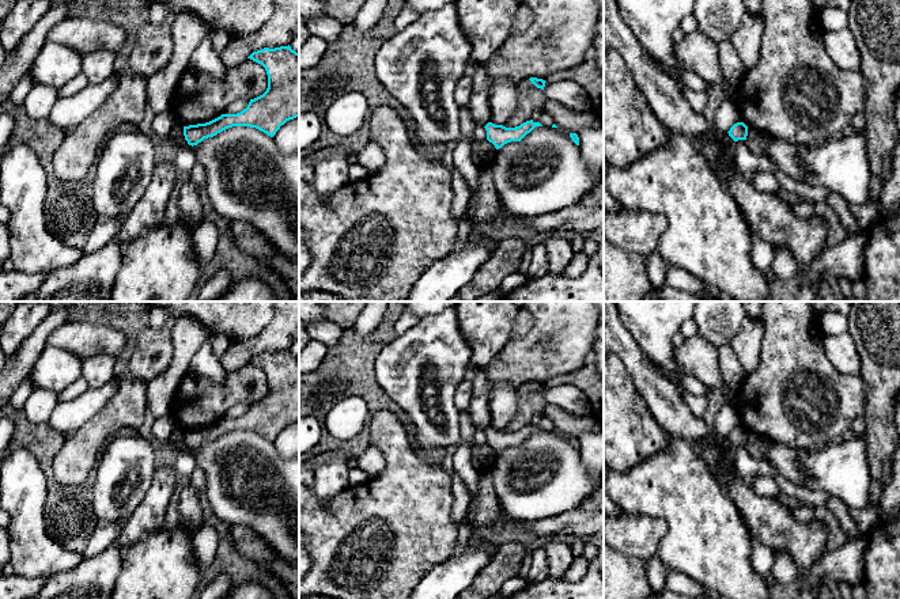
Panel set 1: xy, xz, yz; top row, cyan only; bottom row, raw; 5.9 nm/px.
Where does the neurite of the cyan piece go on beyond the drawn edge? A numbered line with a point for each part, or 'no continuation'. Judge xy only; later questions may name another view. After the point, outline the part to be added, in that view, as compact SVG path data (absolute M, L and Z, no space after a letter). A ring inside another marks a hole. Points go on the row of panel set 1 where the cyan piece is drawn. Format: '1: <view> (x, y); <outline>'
no continuation

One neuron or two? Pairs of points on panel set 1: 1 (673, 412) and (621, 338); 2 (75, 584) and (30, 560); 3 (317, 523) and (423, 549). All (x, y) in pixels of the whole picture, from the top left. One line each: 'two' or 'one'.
1: one
2: two
3: one

